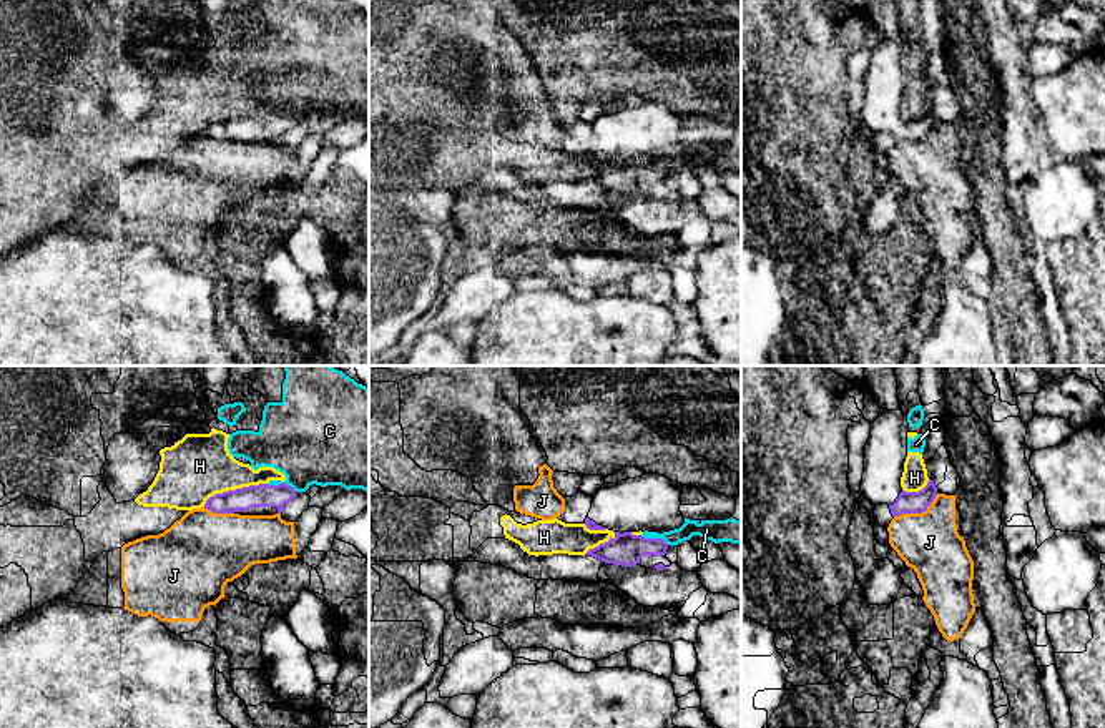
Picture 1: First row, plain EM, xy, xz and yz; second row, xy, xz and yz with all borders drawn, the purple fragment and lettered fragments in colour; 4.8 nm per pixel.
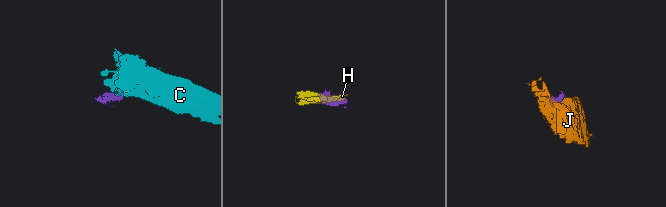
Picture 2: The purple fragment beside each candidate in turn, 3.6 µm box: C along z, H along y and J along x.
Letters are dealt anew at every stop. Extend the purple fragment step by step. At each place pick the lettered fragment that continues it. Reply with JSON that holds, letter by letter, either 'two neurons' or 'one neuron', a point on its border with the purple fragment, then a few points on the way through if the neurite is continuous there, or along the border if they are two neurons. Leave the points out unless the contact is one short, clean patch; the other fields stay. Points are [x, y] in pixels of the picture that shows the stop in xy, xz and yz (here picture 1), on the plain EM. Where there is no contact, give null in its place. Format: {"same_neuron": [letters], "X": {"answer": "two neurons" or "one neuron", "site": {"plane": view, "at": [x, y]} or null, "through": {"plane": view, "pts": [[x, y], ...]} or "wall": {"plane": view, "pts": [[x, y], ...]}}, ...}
{"same_neuron": [], "C": {"answer": "two neurons", "site": {"plane": "xz", "at": [655, 167]}, "wall": {"plane": "xz", "pts": [[640, 163], [663, 167], [668, 172]]}}, "H": {"answer": "two neurons", "site": {"plane": "xy", "at": [236, 117]}, "wall": {"plane": "xy", "pts": [[268, 110], [216, 120], [203, 133]]}}, "J": {"answer": "two neurons", "site": {"plane": "yz", "at": [918, 140]}, "wall": {"plane": "yz", "pts": [[938, 122], [924, 138], [903, 140], [894, 145]]}}}

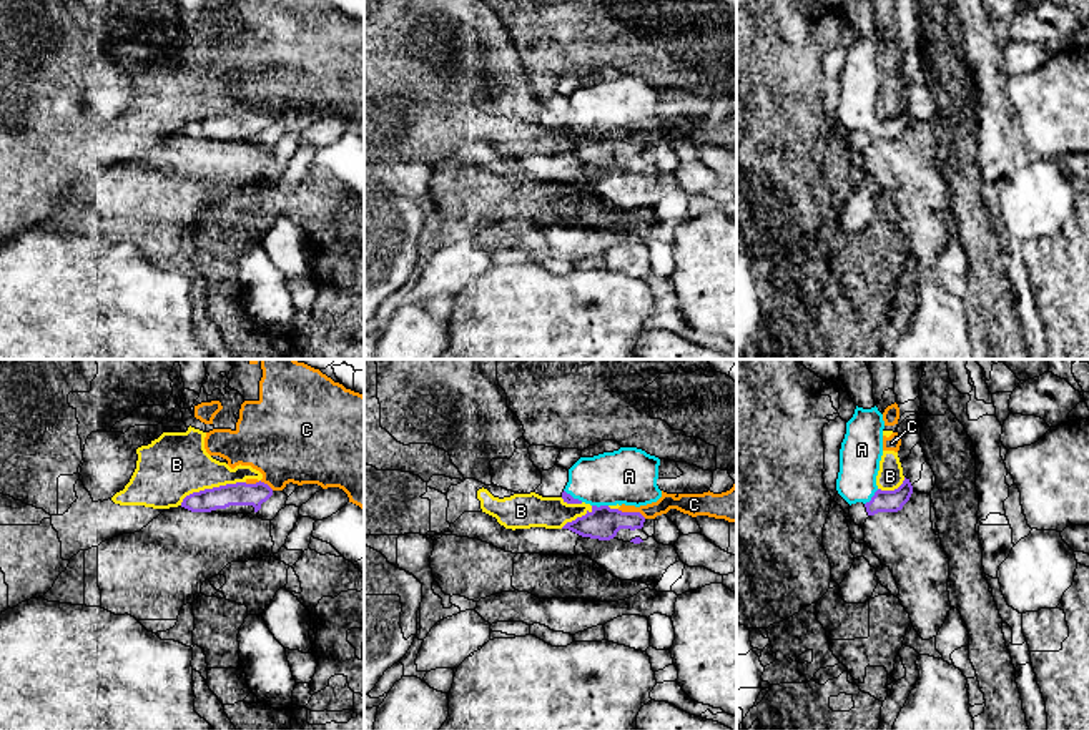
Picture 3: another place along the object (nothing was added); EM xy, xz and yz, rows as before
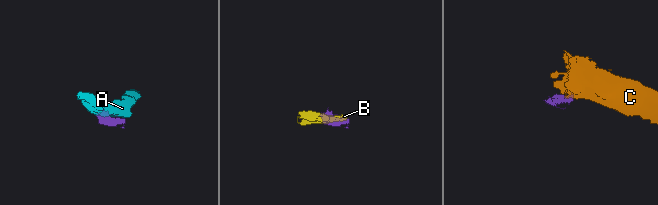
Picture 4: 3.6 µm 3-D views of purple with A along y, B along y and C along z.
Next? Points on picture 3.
{"same_neuron": ["A"], "A": {"answer": "one neuron", "site": {"plane": "yz", "at": [872, 125]}, "through": {"plane": "yz", "pts": [[883, 128], [872, 125], [862, 115], [862, 77]]}}, "B": {"answer": "two neurons", "site": {"plane": "xy", "at": [213, 115]}, "wall": {"plane": "xy", "pts": [[245, 108], [193, 118], [180, 132]]}}, "C": {"answer": "two neurons", "site": {"plane": "xz", "at": [632, 140]}, "wall": {"plane": "xz", "pts": [[617, 137], [640, 140], [645, 145]]}}}

